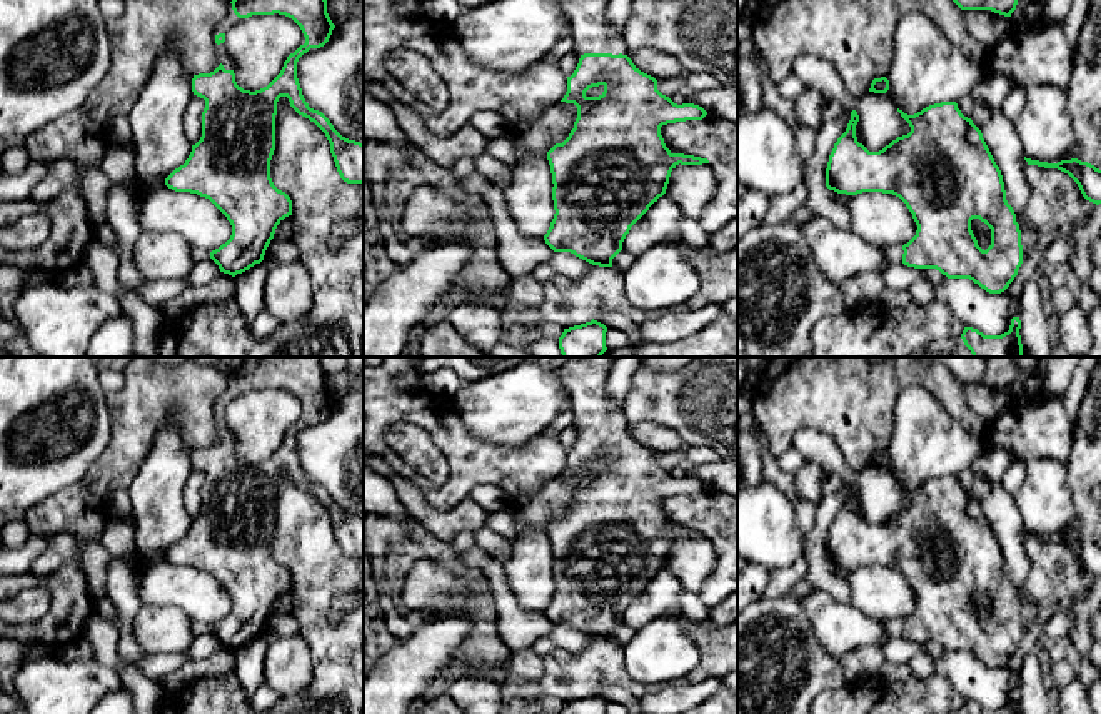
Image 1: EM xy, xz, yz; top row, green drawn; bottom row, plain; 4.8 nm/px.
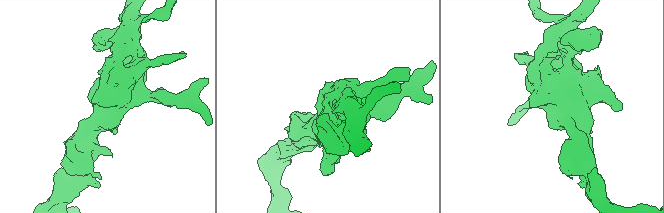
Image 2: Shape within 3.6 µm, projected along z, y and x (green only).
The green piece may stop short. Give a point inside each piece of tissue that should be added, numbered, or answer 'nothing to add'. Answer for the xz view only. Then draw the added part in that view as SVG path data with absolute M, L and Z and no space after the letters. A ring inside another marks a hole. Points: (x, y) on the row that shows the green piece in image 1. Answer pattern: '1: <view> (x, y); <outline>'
1: xz (588, 22); M559 0L569 17L574 50L584 53L627 55L629 47L606 18L609 0Z

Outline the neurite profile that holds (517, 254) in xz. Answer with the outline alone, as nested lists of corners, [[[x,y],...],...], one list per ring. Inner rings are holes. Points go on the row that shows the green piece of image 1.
[[[477,172],[457,180],[457,185],[469,194],[480,195],[489,205],[497,237],[497,257],[500,267],[512,279],[530,275],[537,265],[554,257],[554,250],[544,239],[530,239],[520,232],[517,222],[509,214],[504,190],[499,185]]]

